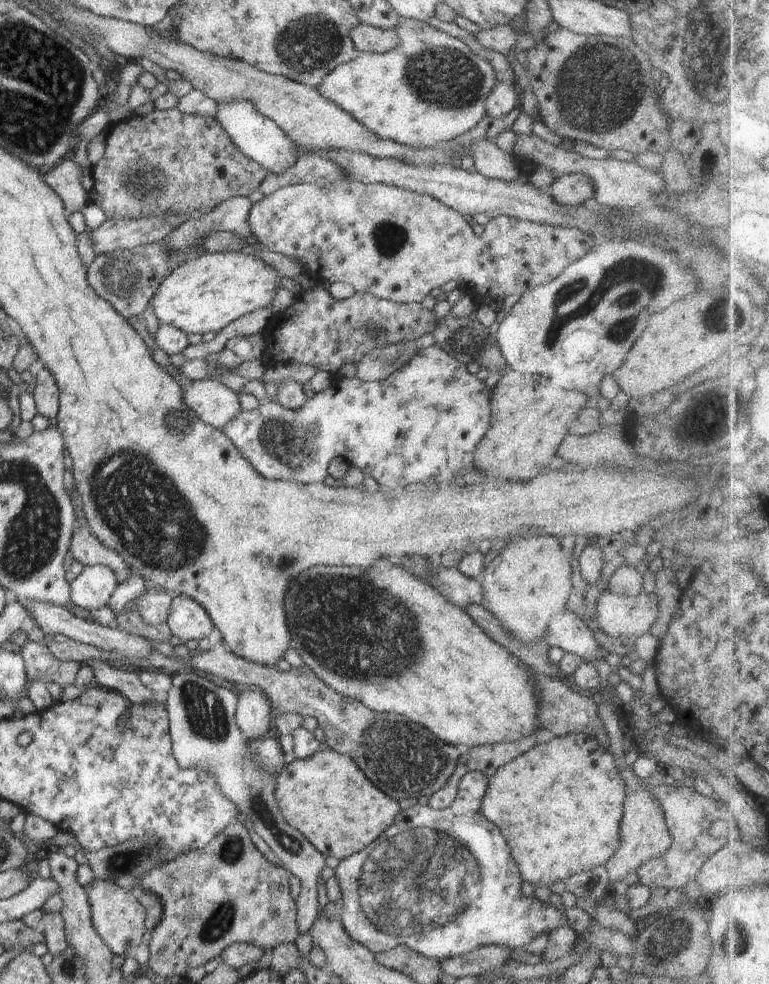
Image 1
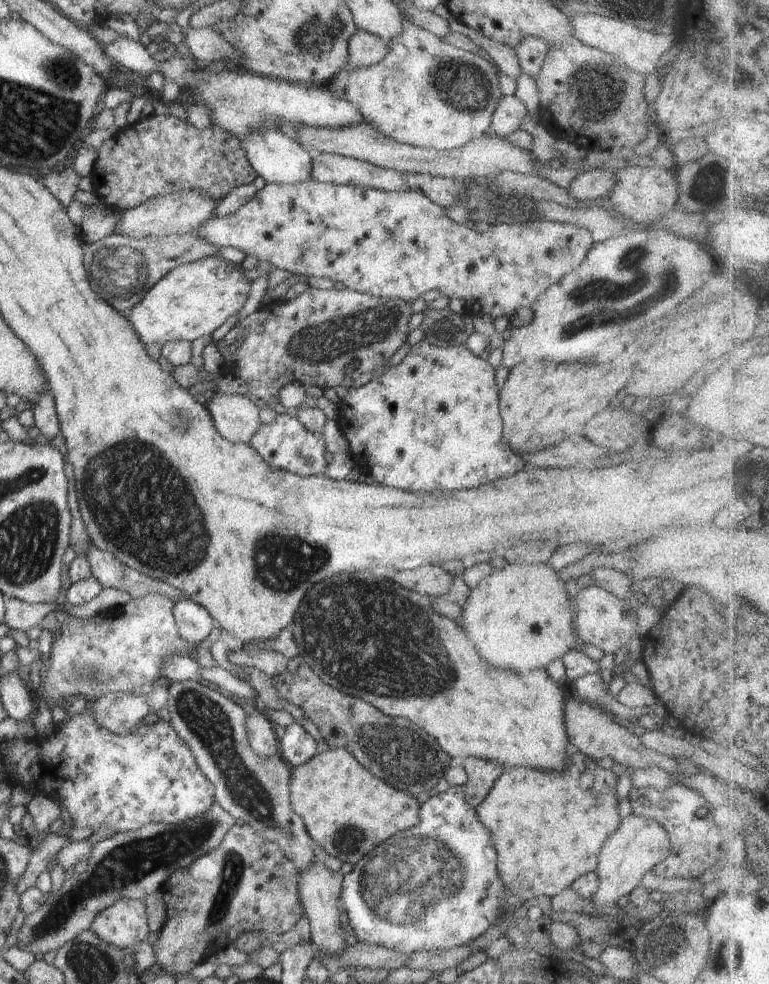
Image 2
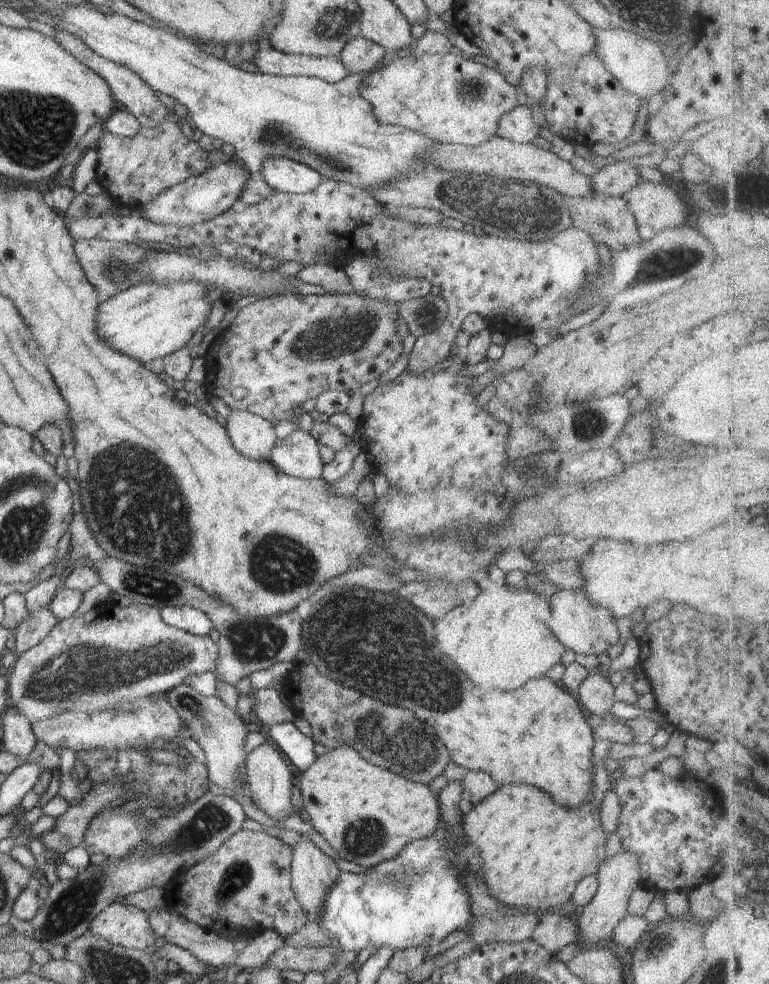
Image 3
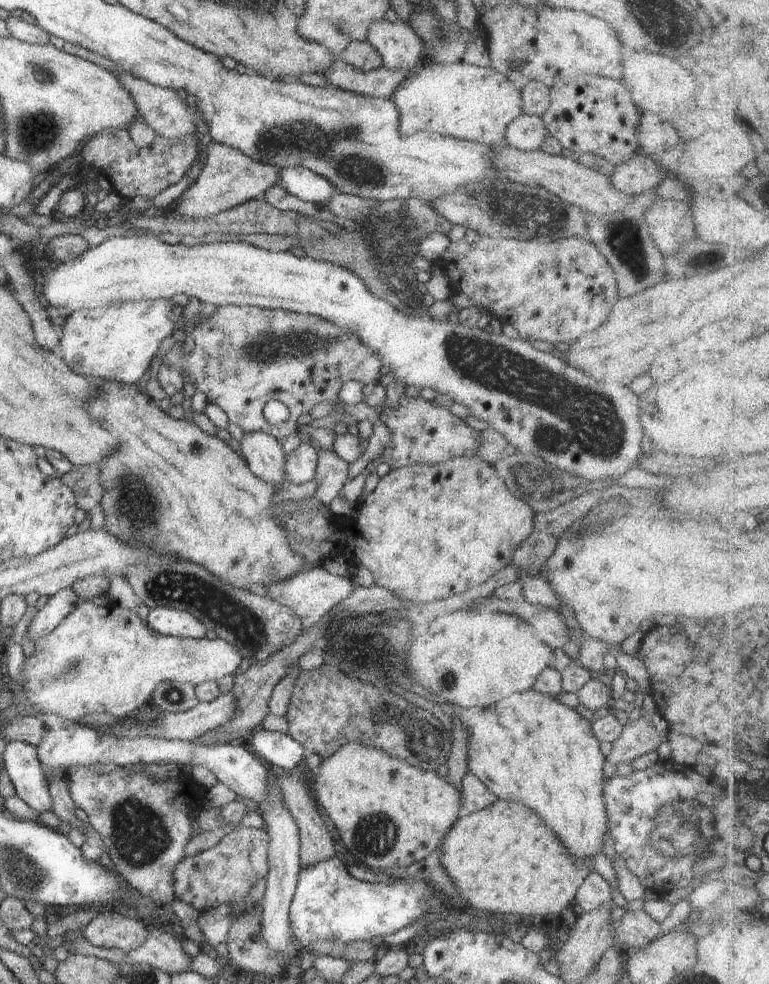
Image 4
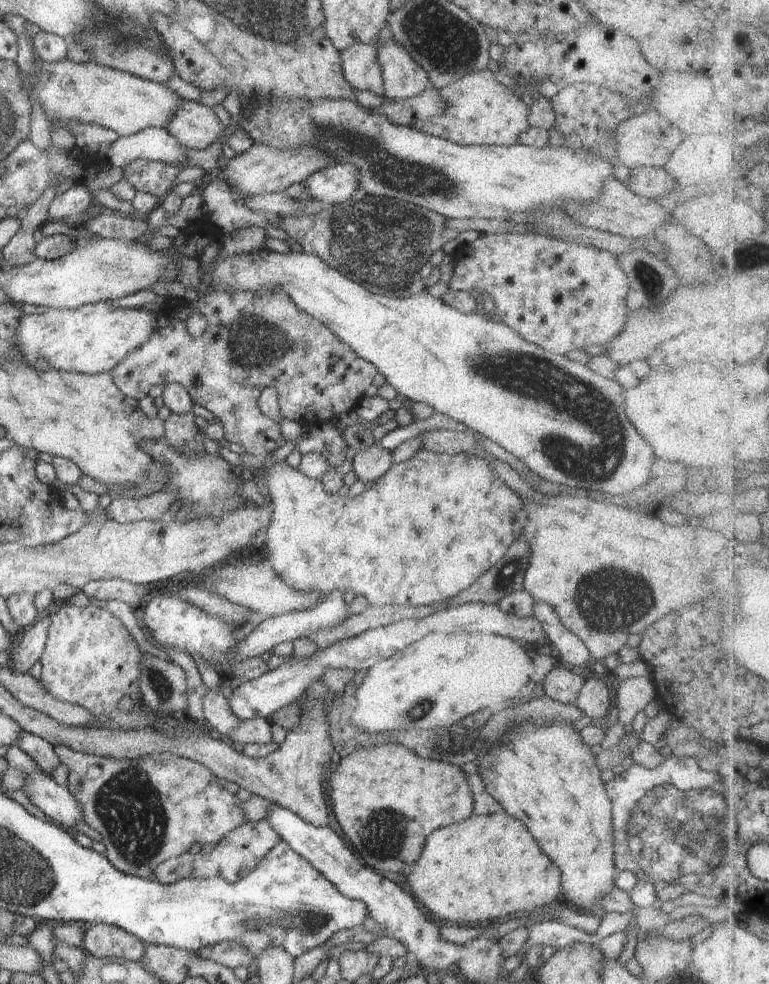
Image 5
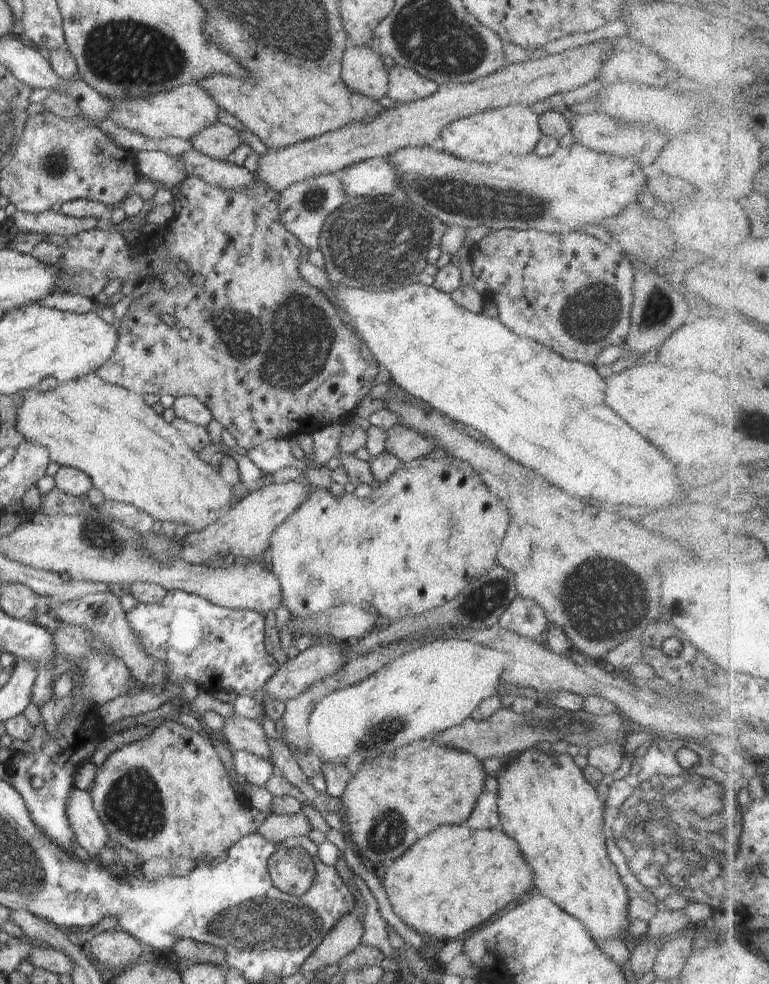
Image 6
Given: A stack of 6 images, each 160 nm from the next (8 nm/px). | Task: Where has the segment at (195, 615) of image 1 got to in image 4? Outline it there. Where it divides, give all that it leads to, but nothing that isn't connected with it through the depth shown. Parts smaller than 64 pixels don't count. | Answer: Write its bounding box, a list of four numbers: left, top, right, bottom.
[143,606,207,640]

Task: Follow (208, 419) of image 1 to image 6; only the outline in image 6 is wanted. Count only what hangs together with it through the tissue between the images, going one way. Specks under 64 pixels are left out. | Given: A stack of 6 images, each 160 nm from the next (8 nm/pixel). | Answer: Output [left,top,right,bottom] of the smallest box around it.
[270,456,510,622]

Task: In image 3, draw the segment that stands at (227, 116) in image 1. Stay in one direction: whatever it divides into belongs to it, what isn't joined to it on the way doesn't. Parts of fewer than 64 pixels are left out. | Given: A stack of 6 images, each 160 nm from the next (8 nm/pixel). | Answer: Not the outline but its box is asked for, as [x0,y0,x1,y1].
[261,158,323,194]

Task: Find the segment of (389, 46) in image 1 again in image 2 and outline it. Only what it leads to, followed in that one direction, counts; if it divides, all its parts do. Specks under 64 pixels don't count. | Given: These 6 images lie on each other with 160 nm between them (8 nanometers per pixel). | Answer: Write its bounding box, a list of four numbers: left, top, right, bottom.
[345,30,387,68]

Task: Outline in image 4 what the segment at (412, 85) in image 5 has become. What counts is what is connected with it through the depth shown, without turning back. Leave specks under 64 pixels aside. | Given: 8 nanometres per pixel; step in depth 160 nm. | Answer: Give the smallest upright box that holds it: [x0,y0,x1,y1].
[367,20,424,76]

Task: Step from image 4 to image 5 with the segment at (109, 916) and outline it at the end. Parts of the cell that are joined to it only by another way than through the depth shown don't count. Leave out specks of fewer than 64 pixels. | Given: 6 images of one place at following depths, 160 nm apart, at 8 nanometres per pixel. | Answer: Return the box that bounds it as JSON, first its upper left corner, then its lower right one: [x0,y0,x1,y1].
[82,923,145,961]

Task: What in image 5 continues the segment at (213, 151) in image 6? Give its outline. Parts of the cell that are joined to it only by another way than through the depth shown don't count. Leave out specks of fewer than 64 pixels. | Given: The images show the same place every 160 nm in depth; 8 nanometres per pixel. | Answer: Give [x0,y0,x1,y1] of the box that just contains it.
[166,99,222,150]

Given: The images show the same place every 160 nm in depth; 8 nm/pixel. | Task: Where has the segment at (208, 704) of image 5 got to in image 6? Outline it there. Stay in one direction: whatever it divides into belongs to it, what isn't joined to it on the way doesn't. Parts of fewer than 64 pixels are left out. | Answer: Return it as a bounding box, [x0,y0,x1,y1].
[220,713,277,772]

